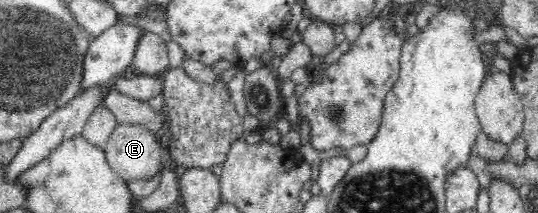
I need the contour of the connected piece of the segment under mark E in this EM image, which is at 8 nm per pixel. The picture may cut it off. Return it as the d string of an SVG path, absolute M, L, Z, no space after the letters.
M135 123L118 124L109 136L103 151L108 164L125 179L144 180L154 178L165 167L165 153L160 145L159 135Z

